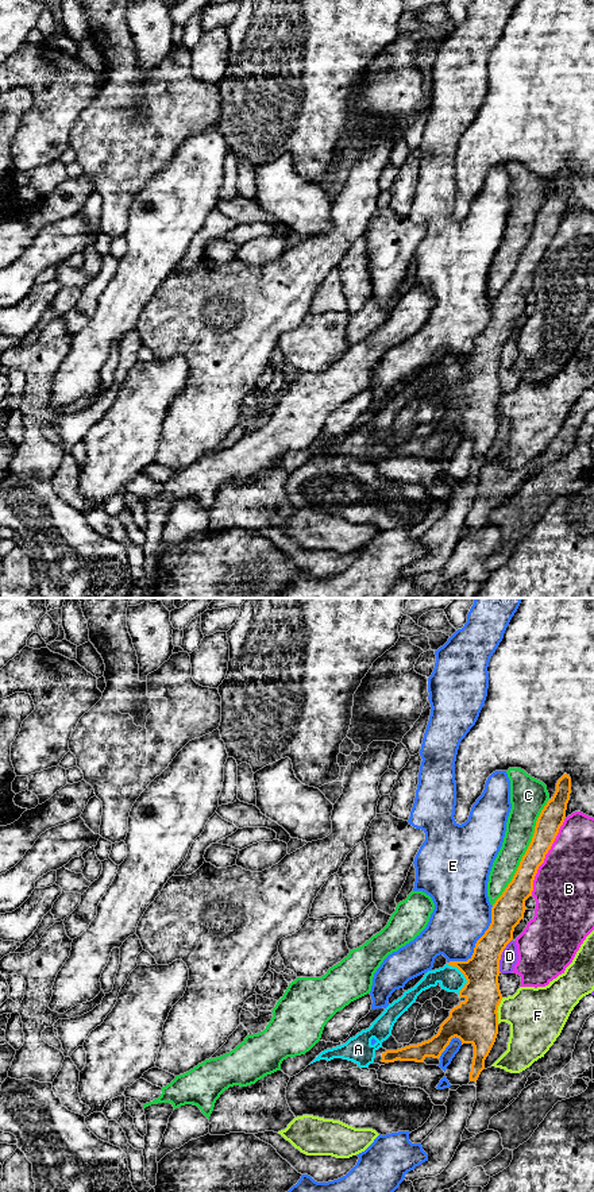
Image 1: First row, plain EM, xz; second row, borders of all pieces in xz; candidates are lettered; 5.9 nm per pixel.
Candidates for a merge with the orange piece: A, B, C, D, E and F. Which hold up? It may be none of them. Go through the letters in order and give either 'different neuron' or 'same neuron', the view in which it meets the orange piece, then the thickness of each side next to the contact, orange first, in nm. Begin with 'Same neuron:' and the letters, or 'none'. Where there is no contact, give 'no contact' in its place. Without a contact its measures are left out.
Same neuron: A
A: same neuron; meets orange in xz; 220 nm thick on the orange side, 150 nm on the other
B: different neuron; meets orange in xz; 150 nm thick on the orange side, 360 nm on the other
C: different neuron; meets orange in xz; 150 nm thick on the orange side, 170 nm on the other
D: different neuron; meets orange in xz; 220 nm thick on the orange side, 100 nm on the other
E: different neuron; meets orange in xz; 200 nm thick on the orange side, 340 nm on the other
F: different neuron; meets orange in xz; 280 nm thick on the orange side, 340 nm on the other

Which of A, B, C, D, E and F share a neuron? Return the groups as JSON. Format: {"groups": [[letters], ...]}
{"groups": [["A"], ["B"], ["C"], ["D"], ["E"], ["F"]]}

